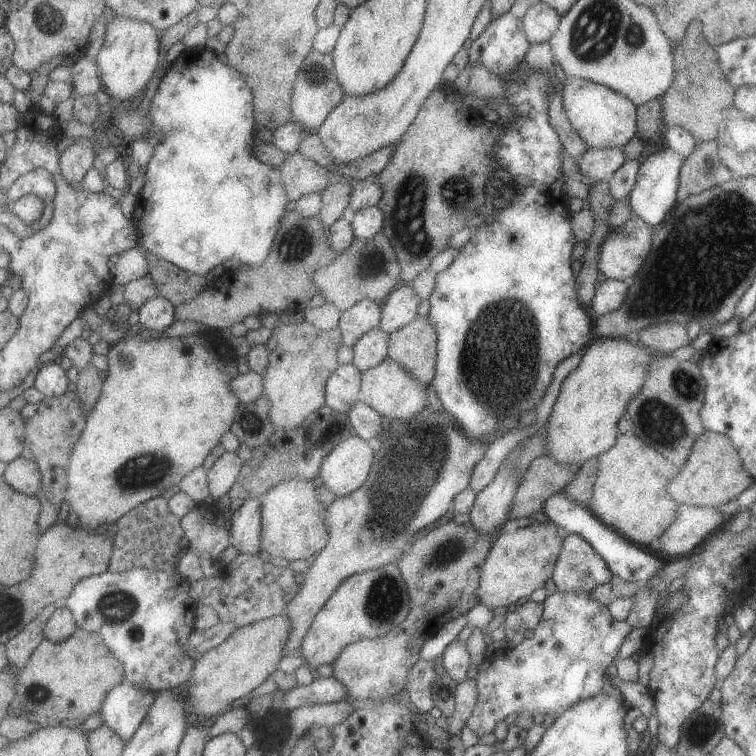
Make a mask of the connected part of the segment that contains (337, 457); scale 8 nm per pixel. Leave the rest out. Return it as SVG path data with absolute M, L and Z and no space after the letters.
M356 434L339 444L324 461L320 474L324 485L338 498L353 495L373 474L377 451L370 446L369 440Z

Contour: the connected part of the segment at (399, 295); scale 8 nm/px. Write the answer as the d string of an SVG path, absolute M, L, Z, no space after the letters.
M400 283L384 304L385 315L381 328L393 333L412 323L418 316L421 301L412 284Z

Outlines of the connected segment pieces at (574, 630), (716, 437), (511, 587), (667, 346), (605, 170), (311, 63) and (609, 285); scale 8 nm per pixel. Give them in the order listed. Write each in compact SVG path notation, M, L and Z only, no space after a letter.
M556 591L545 598L540 624L532 638L508 648L500 658L486 656L478 665L478 702L466 726L478 737L494 732L496 724L510 714L530 712L560 716L580 700L608 694L626 702L622 692L607 674L632 626L627 620L614 620L608 607L592 593Z
M705 430L698 436L686 464L679 470L680 472L674 476L674 480L671 480L666 488L678 505L719 508L726 502L738 498L755 482L754 478L744 470L738 450L734 448L731 440L727 436L710 430Z
M526 521L515 532L500 534L494 540L482 567L482 580L476 592L480 603L493 611L514 604L520 598L529 598L534 590L544 587L547 580L552 578L564 544L565 538L558 534L557 528L557 524L552 521Z
M664 321L639 332L639 342L656 350L657 354L671 354L678 348L690 346L692 340L688 336L686 326L675 321Z
M622 147L608 150L590 149L578 158L578 170L582 176L593 181L602 181L611 178L620 168L626 158L622 154Z
M314 51L314 54L306 60L296 90L294 93L294 114L296 114L296 119L300 120L311 132L318 132L332 112L348 97L346 89L338 78L334 54L324 54L320 51Z
M606 279L599 283L588 308L590 313L600 316L618 310L628 296L628 288L630 288L628 281L624 280Z

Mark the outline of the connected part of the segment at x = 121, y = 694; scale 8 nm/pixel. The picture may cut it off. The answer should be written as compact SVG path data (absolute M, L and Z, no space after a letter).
M131 683L119 684L106 700L102 712L105 724L130 742L150 714L157 694L156 691L141 689Z

